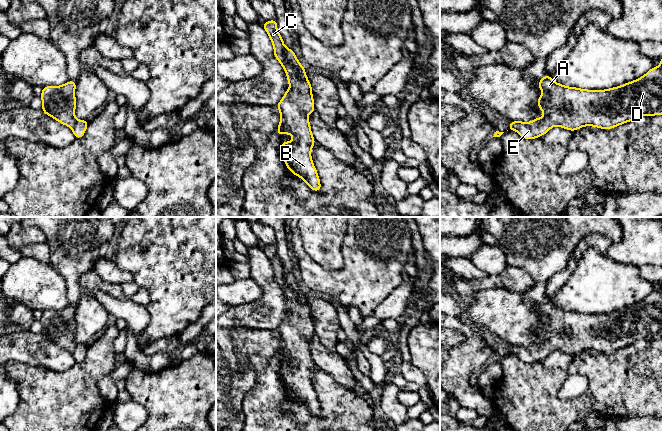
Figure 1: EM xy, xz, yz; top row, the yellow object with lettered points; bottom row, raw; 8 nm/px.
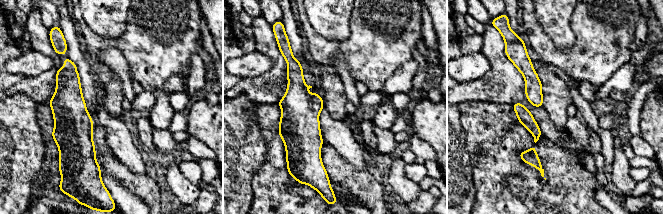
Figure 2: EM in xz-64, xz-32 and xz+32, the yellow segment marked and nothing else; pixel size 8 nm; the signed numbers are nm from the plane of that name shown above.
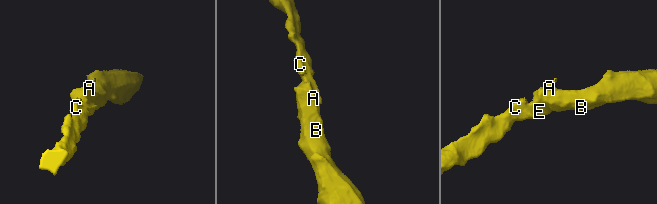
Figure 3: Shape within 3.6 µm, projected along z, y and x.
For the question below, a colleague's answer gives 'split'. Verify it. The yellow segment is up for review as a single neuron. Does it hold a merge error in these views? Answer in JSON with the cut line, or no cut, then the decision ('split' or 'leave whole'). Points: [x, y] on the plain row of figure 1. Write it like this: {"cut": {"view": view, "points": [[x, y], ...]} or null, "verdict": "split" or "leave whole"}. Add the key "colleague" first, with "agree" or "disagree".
{"colleague": "disagree", "cut": null, "verdict": "leave whole"}

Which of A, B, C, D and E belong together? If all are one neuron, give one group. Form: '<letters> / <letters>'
A B C D E

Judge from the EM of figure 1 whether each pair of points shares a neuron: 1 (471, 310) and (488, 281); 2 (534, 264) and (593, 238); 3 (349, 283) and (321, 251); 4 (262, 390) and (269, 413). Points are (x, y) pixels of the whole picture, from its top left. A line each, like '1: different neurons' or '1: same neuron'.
1: different neurons
2: different neurons
3: different neurons
4: same neuron

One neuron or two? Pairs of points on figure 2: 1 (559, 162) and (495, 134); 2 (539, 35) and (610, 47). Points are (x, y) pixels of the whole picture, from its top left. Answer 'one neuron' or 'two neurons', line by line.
1: one neuron
2: one neuron

